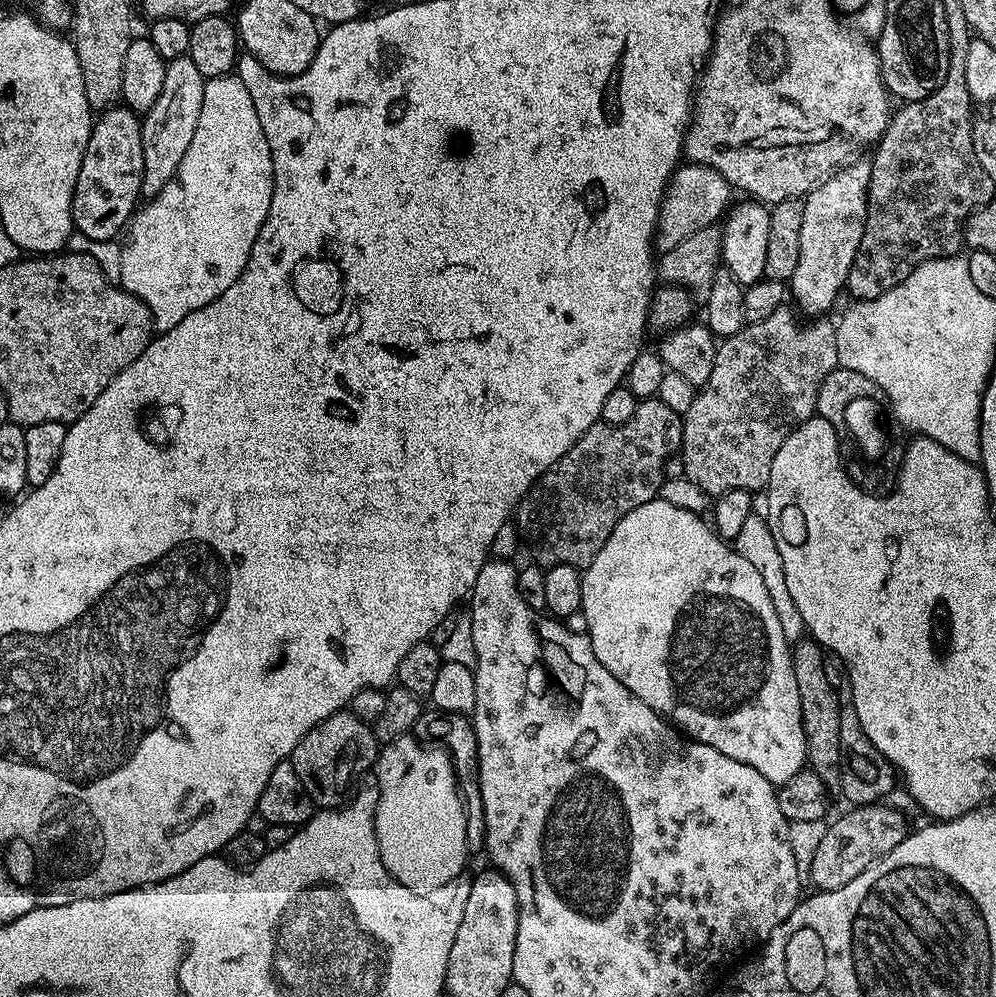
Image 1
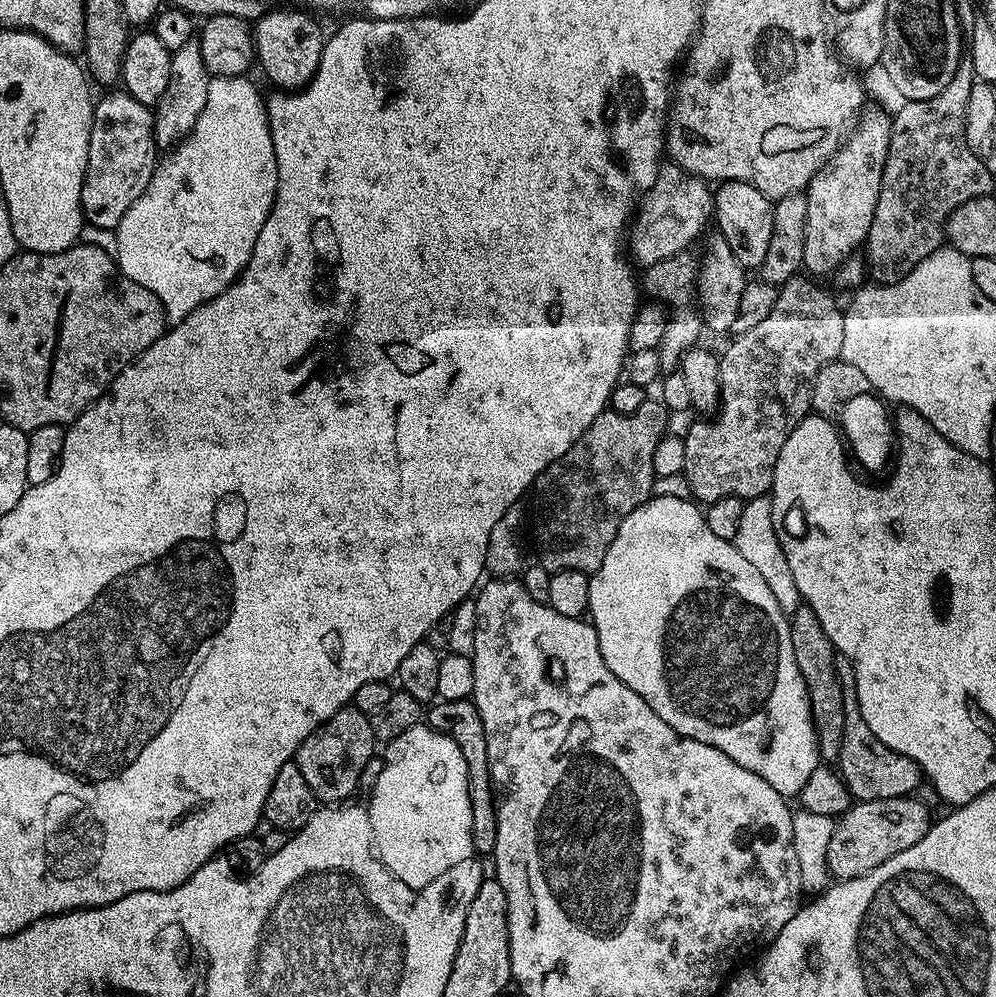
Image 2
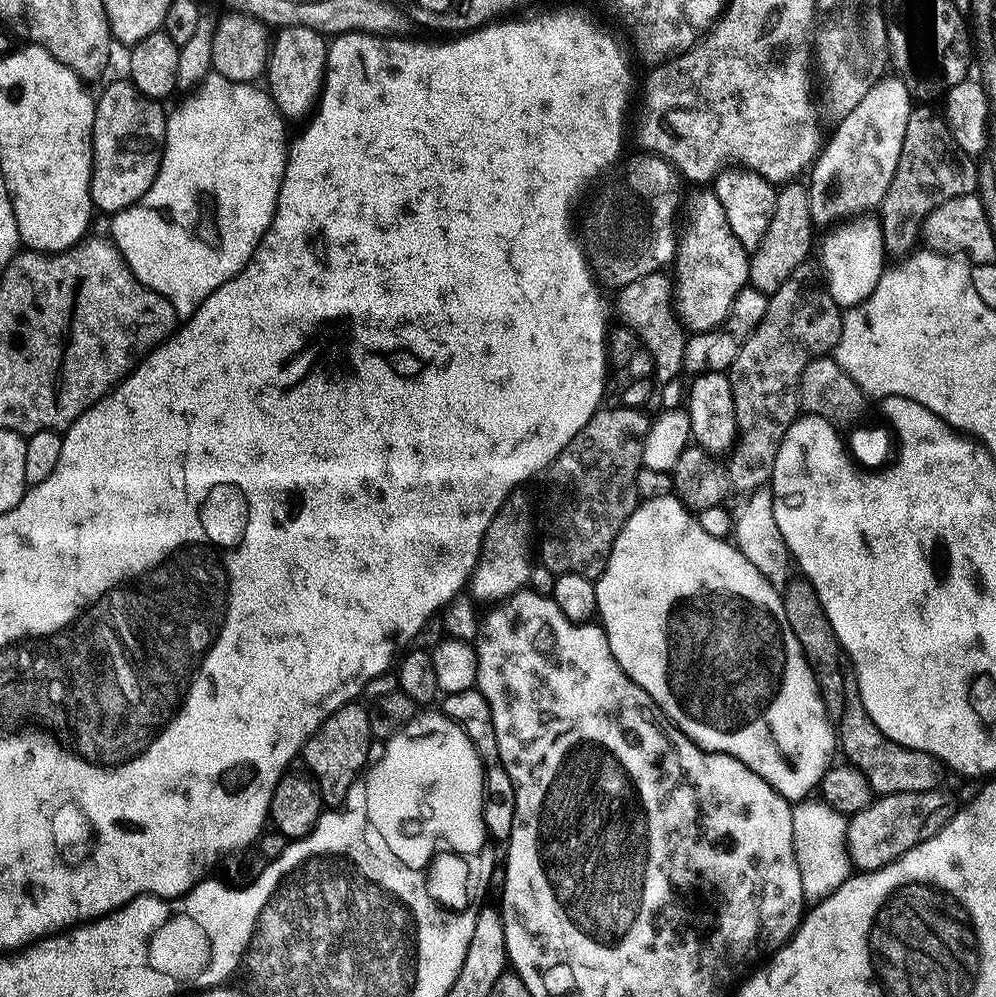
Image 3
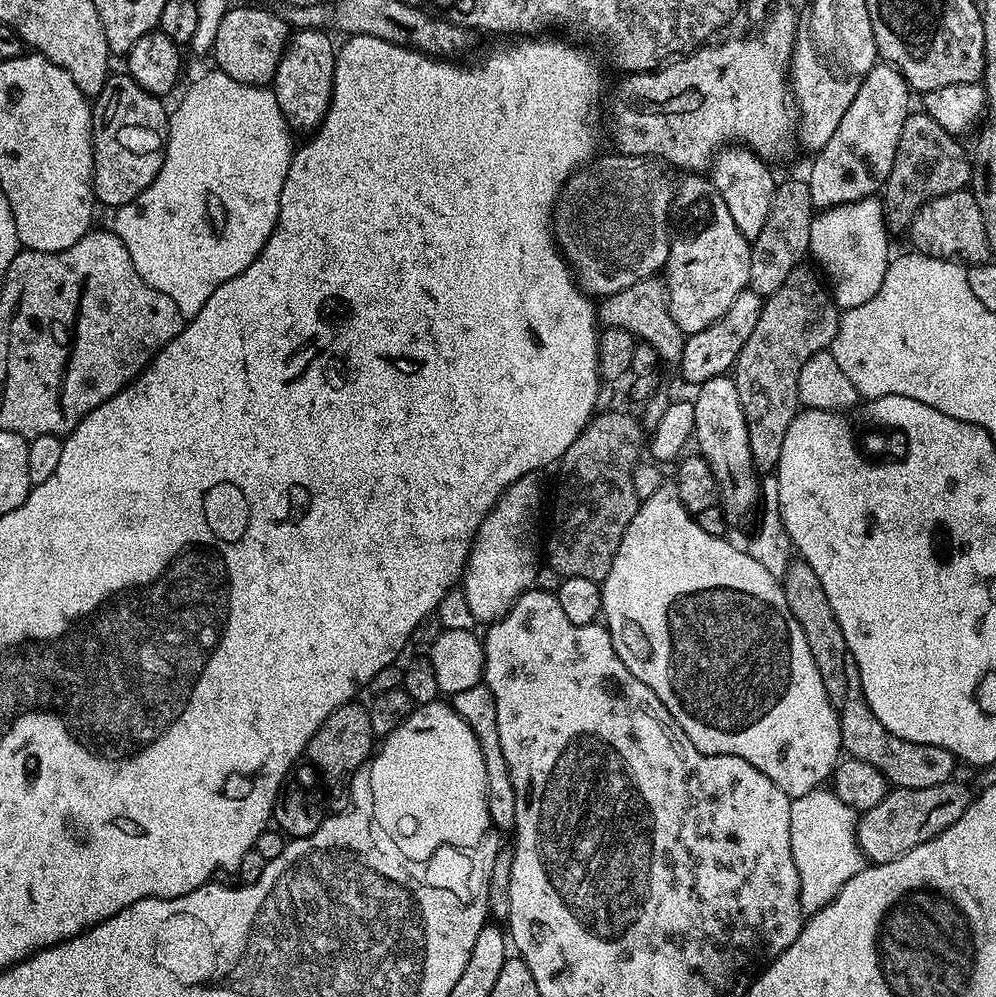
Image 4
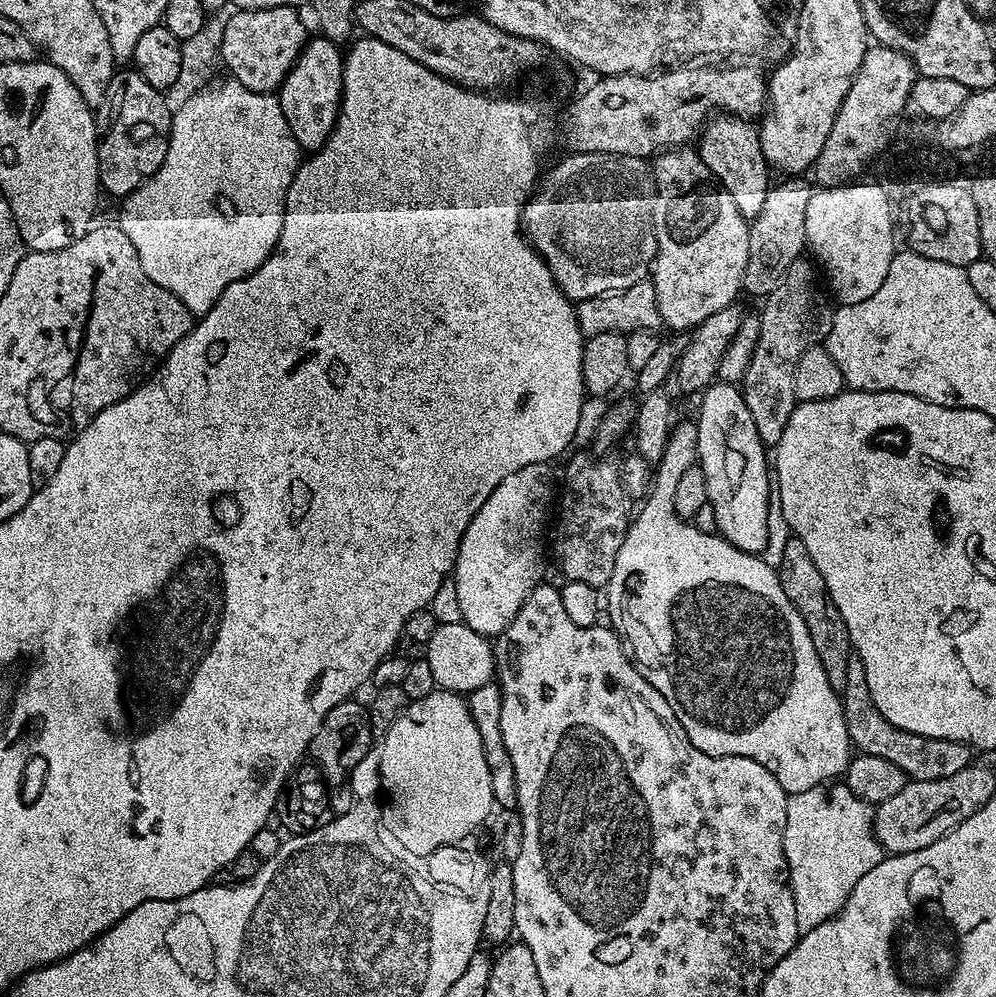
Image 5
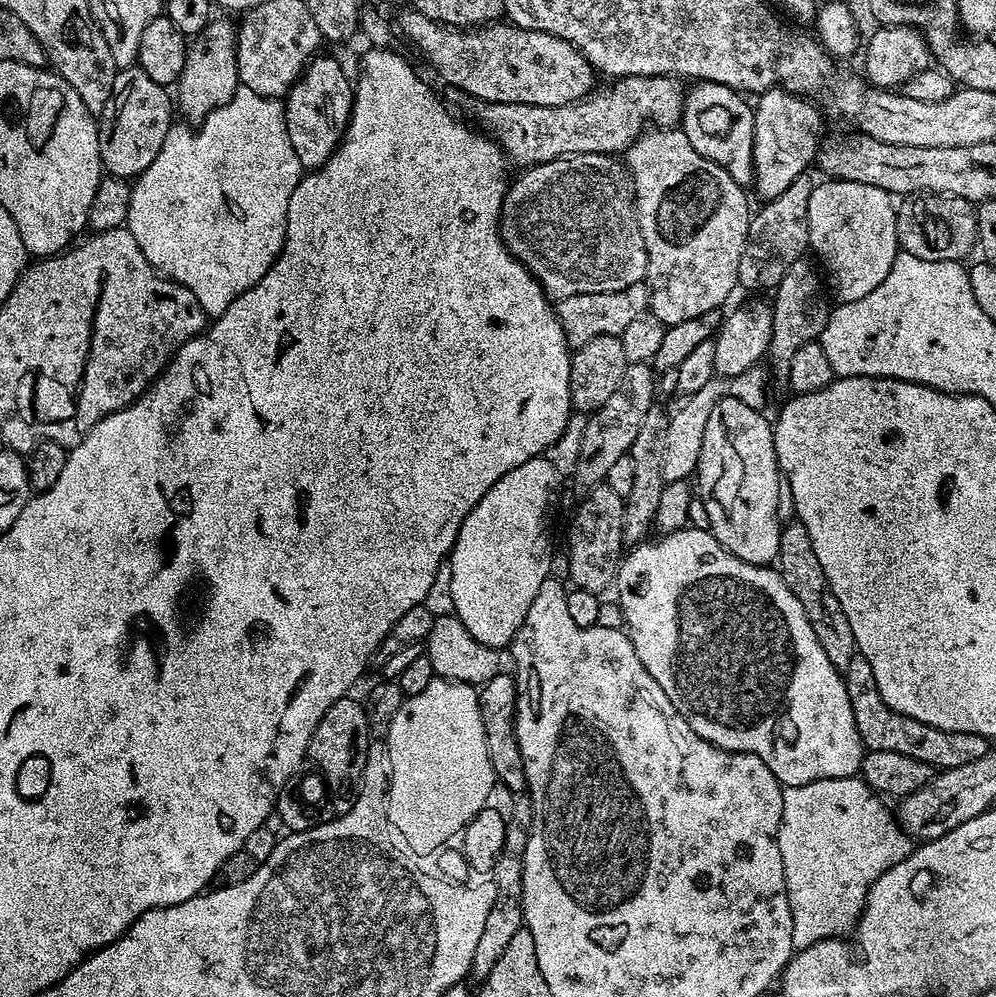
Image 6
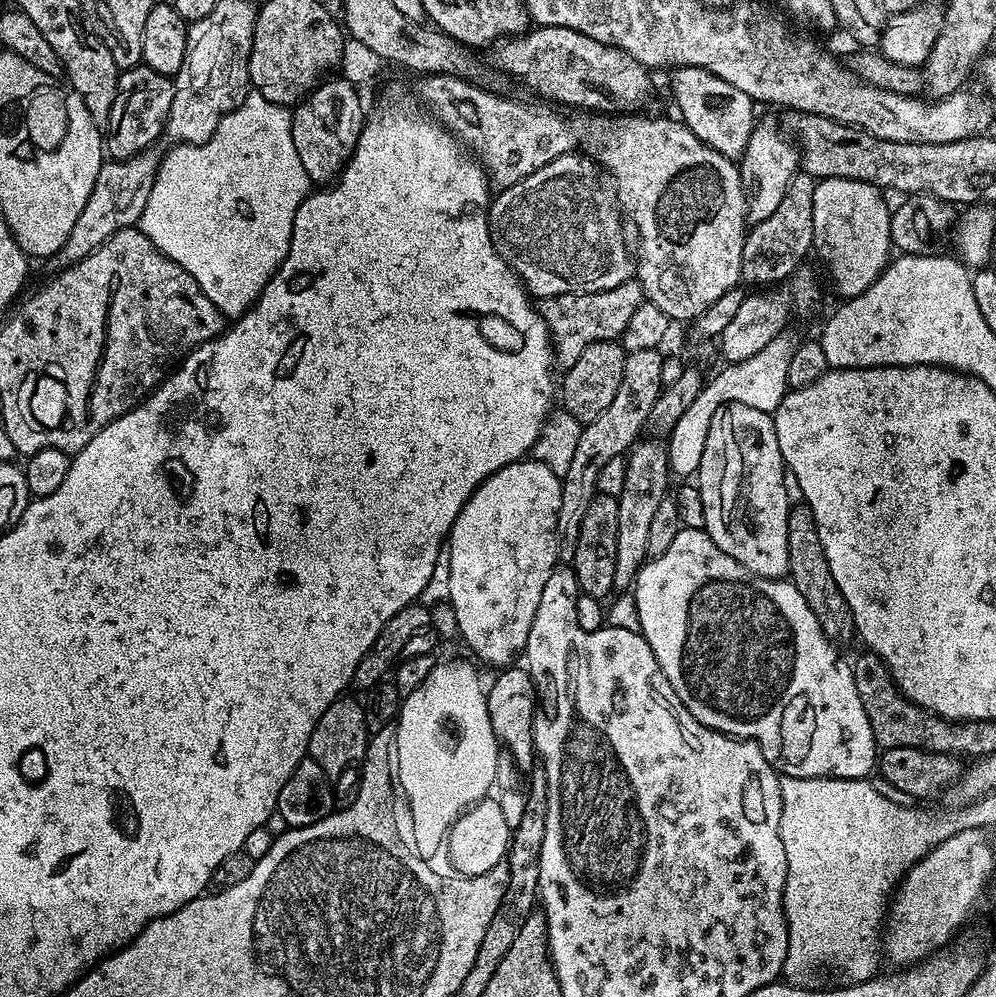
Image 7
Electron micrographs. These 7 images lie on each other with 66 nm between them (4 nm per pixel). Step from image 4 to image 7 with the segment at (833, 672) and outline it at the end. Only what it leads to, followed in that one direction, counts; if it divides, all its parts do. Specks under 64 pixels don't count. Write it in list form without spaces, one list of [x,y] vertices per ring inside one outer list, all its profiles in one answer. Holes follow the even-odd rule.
[[[806,506],[789,507],[788,521],[786,522],[786,554],[788,555],[787,579],[806,598],[806,606],[814,610],[818,618],[818,626],[827,634],[829,640],[853,639],[852,611],[848,603],[842,598],[834,578],[830,574],[830,566],[826,562],[826,554],[822,554],[822,542],[818,542],[818,530],[814,522],[814,514]]]

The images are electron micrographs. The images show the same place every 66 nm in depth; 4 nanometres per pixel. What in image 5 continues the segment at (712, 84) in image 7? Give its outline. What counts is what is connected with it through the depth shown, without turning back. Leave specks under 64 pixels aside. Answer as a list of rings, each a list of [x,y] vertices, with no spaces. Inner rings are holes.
[[[713,115],[699,133],[698,151],[702,162],[706,162],[706,166],[716,175],[730,198],[734,198],[734,206],[738,206],[744,219],[749,222],[755,220],[762,210],[762,202],[766,202],[770,187],[770,169],[768,160],[762,154],[757,125],[742,116]]]

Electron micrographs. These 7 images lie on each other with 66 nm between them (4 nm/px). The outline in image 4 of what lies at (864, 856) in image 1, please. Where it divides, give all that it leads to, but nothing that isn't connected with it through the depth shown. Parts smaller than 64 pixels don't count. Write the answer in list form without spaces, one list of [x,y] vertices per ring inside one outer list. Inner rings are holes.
[[[953,778],[938,786],[925,788],[893,787],[884,795],[882,802],[878,802],[878,806],[874,806],[859,817],[856,825],[856,841],[860,844],[860,851],[872,864],[885,864],[902,858],[904,853],[922,846],[922,842],[930,842],[935,836],[942,834],[942,830],[946,830],[954,822],[958,822],[958,818],[962,818],[962,814],[974,799],[974,792],[971,792],[966,785],[959,784],[958,780]]]

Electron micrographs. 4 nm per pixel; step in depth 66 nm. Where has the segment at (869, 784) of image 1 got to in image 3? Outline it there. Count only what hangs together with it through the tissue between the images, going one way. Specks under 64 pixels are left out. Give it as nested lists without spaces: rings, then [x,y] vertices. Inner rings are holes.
[[[850,666],[844,668],[844,681],[846,682],[846,702],[838,718],[838,748],[842,756],[844,752],[843,759],[868,779],[873,793],[881,796],[899,792],[930,792],[939,789],[940,772],[942,773],[940,761],[922,750],[910,750],[886,738],[882,730],[874,726],[870,714],[866,714],[866,706],[862,706],[856,671]]]

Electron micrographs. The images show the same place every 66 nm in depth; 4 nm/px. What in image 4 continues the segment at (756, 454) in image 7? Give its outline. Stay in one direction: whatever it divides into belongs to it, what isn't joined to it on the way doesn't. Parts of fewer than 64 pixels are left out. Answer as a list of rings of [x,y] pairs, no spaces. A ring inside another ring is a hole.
[[[725,374],[719,376],[718,378],[710,378],[704,384],[699,385],[698,391],[700,392],[697,396],[694,396],[694,444],[697,444],[699,455],[703,456],[705,460],[708,461],[708,465],[712,468],[712,473],[716,479],[716,487],[718,489],[719,499],[722,501],[722,507],[729,517],[735,518],[735,516],[740,516],[743,512],[748,512],[752,508],[752,503],[757,503],[758,492],[756,496],[756,472],[757,469],[754,467],[754,461],[752,458],[752,447],[748,441],[748,418],[745,416],[744,411],[742,410],[742,402],[738,398],[738,390],[736,389],[735,379],[731,375]]]

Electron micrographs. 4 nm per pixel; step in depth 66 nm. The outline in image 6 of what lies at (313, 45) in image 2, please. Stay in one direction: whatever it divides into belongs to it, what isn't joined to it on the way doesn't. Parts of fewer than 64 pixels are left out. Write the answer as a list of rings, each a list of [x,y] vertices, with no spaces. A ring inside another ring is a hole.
[[[317,54],[309,60],[308,67],[296,79],[296,85],[282,100],[286,134],[290,134],[290,146],[294,146],[294,154],[298,154],[304,170],[320,168],[332,157],[352,119],[353,81],[350,76],[348,80],[343,66],[334,57],[324,55]]]

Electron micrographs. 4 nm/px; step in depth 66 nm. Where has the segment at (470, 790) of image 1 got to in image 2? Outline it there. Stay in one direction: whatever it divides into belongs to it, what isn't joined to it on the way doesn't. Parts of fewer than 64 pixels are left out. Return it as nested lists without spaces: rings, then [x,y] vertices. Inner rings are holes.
[[[471,699],[440,700],[427,709],[426,723],[435,732],[446,734],[454,742],[458,742],[458,750],[462,750],[462,758],[466,758],[468,782],[472,789],[470,794],[472,802],[472,846],[477,853],[485,852],[485,854],[491,854],[496,845],[496,810],[498,800],[497,797],[491,796],[491,792],[494,791],[494,785],[492,783],[492,775],[488,769],[486,730],[482,724],[482,718]]]

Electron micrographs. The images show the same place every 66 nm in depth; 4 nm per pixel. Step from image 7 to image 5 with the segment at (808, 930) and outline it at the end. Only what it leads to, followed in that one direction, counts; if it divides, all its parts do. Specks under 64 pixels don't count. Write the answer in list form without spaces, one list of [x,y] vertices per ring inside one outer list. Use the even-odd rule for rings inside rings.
[[[829,782],[818,788],[791,793],[786,806],[784,853],[788,863],[788,882],[802,930],[822,926],[831,916],[836,916],[847,902],[848,896],[858,886],[858,878],[883,860],[886,853],[876,841],[872,831],[873,809],[865,800],[859,800],[843,782]]]

